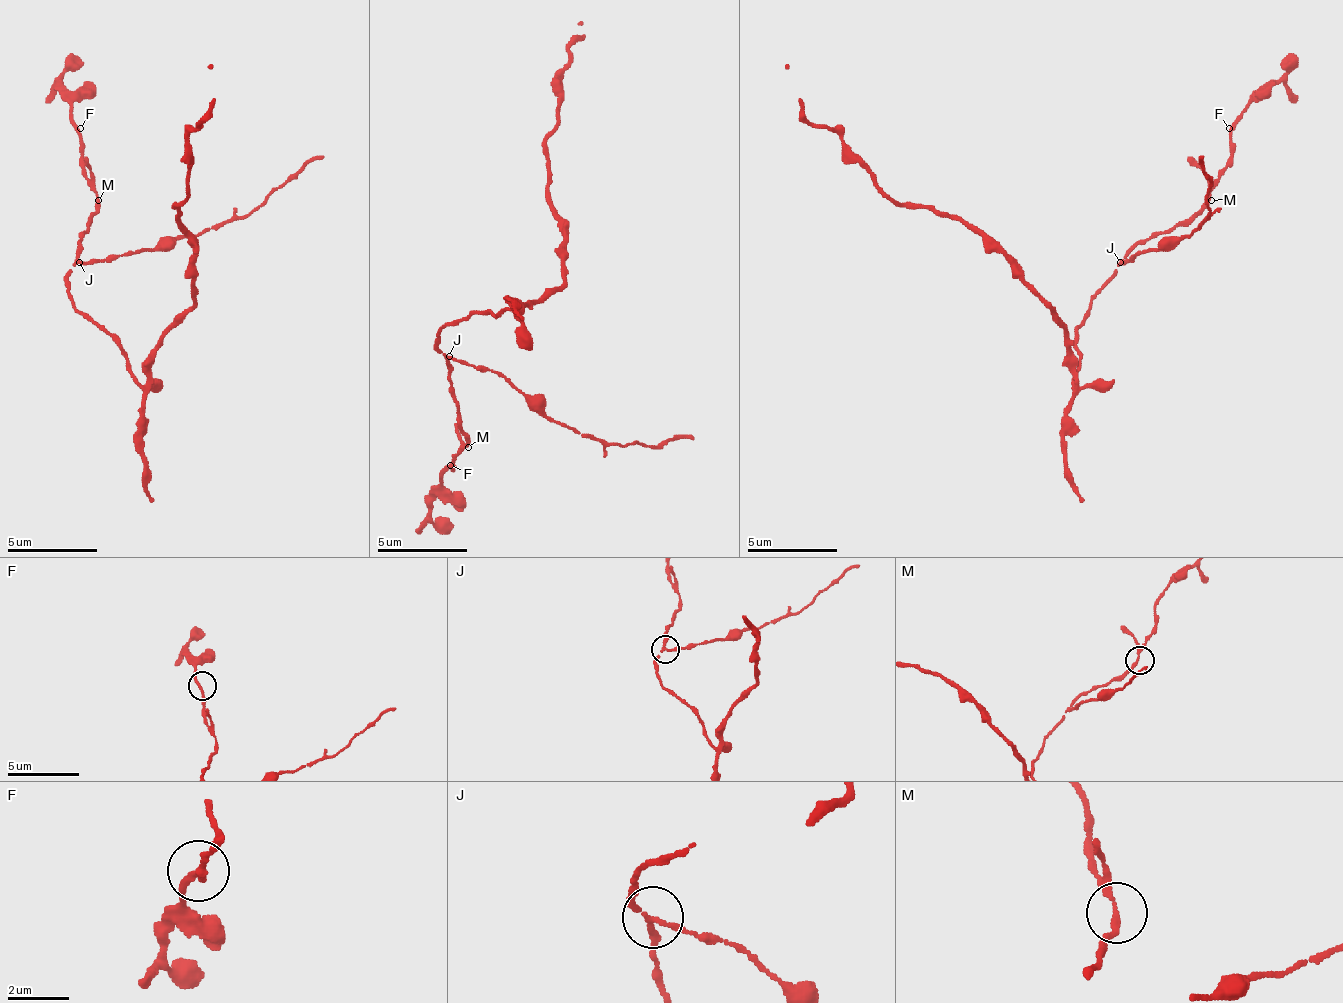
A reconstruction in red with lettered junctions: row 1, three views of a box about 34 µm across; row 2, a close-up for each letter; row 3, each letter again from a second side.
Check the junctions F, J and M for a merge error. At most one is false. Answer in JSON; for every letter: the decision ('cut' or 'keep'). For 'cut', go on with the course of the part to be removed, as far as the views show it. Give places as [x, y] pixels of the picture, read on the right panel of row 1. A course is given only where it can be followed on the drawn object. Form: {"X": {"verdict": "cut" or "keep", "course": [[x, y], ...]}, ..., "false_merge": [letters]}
{"F": {"verdict": "keep"}, "J": {"verdict": "cut", "course": [[1121, 263], [1135, 254], [1171, 249], [1207, 218], [1211, 182], [1198, 155]]}, "M": {"verdict": "keep"}, "false_merge": ["J"]}

